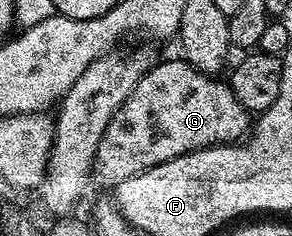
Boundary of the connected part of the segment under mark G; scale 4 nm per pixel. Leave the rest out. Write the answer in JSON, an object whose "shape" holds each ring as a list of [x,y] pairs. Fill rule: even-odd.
{"shape":[[[178,58],[162,62],[159,66],[158,63],[151,65],[128,100],[112,116],[94,157],[92,174],[96,182],[98,178],[100,185],[117,188],[124,180],[140,172],[148,172],[148,168],[156,168],[156,164],[164,164],[176,156],[184,156],[206,146],[229,146],[247,137],[252,126],[251,111],[246,110],[240,100],[236,100],[229,84],[200,72],[192,63]]]}

